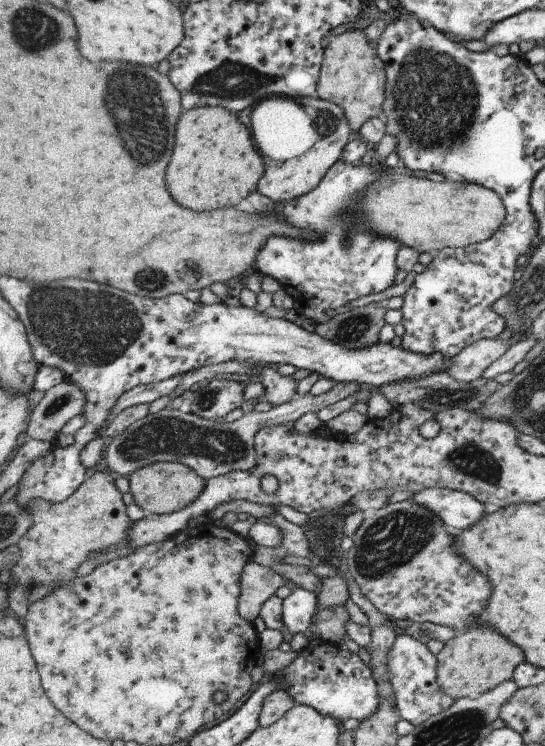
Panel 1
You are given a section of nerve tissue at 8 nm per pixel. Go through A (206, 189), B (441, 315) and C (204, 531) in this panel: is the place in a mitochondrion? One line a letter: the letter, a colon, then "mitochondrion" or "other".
A: other
B: other
C: other

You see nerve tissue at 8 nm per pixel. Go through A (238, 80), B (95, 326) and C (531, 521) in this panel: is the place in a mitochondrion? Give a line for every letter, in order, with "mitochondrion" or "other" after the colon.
A: mitochondrion
B: mitochondrion
C: other

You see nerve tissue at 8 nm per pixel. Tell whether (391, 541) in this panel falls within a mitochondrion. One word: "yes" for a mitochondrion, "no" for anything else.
yes

